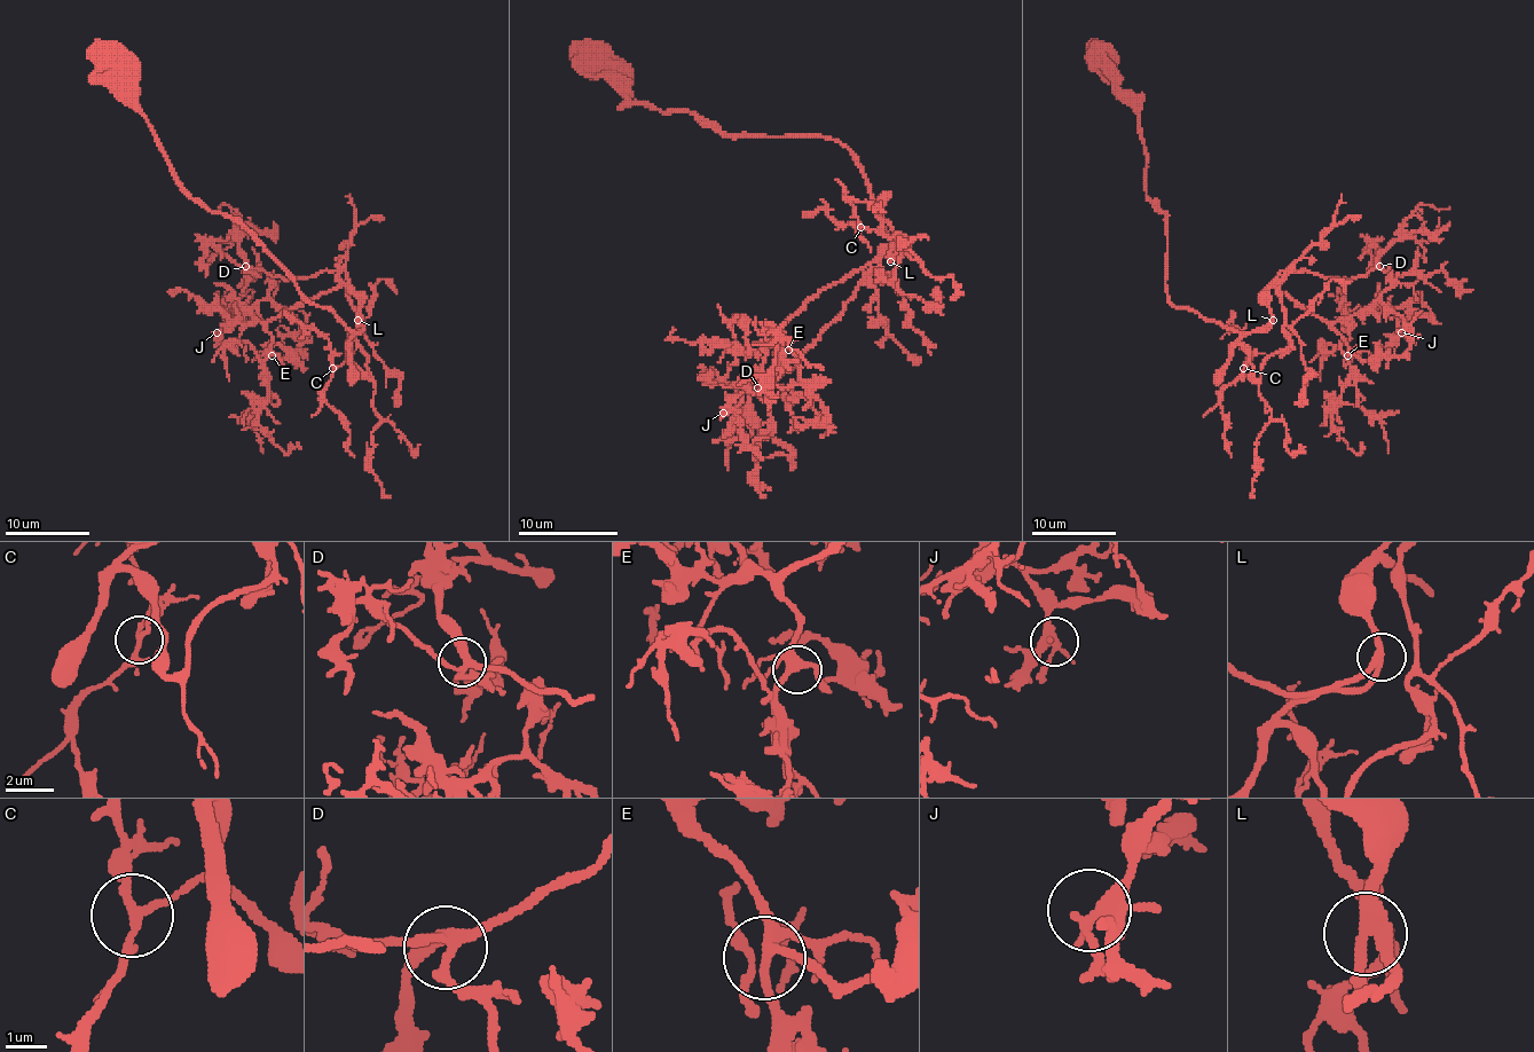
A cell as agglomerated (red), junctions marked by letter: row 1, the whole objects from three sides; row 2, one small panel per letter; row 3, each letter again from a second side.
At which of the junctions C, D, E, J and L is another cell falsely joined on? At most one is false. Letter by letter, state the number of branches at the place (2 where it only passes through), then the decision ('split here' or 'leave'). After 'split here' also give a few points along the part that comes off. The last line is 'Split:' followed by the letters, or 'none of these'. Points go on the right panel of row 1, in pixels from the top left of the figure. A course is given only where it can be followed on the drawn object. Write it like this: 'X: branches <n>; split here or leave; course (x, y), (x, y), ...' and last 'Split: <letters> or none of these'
C: branches 4; leave
D: branches 4; leave
E: branches 4; leave
J: branches 4; leave
L: branches 4; leave
Split: none of these

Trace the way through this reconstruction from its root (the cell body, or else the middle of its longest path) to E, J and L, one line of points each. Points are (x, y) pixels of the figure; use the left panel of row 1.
E: (105, 61), (193, 198), (231, 216), (354, 332), (360, 300), (339, 285), (286, 308), (267, 323), (272, 355)
J: (105, 61), (193, 198), (231, 216), (354, 332), (360, 300), (339, 285), (269, 321), (233, 305), (217, 332)
L: (105, 61), (175, 181), (207, 209), (231, 216), (314, 305), (354, 332), (362, 328), (359, 319)

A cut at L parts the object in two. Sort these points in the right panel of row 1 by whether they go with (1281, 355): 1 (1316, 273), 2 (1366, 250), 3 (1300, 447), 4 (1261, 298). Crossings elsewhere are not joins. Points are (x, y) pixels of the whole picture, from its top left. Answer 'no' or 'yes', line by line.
1: no
2: no
3: yes
4: no

